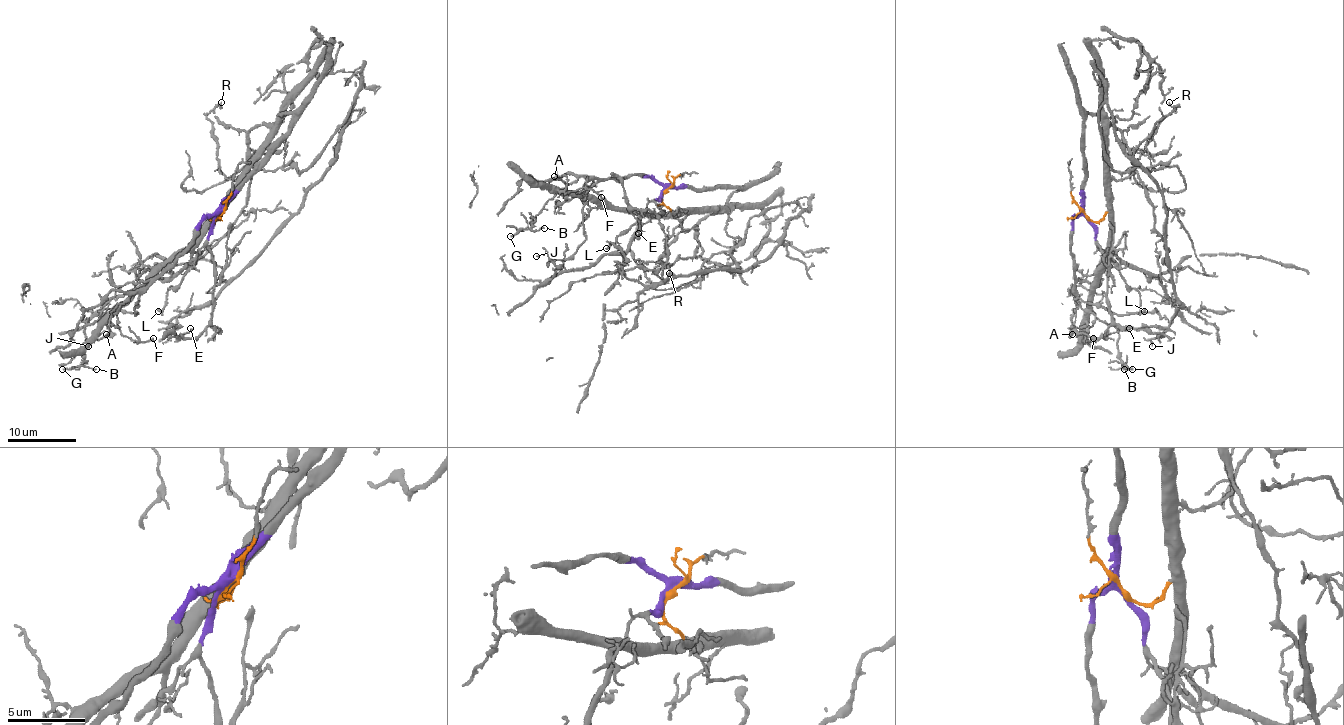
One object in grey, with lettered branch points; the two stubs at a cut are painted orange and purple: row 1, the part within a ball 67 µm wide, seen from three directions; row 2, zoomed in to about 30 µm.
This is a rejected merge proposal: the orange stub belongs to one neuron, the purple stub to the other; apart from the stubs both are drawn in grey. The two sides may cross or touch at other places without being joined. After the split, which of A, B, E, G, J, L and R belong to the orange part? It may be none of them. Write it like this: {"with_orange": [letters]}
{"with_orange": ["B", "G", "J", "R"]}

